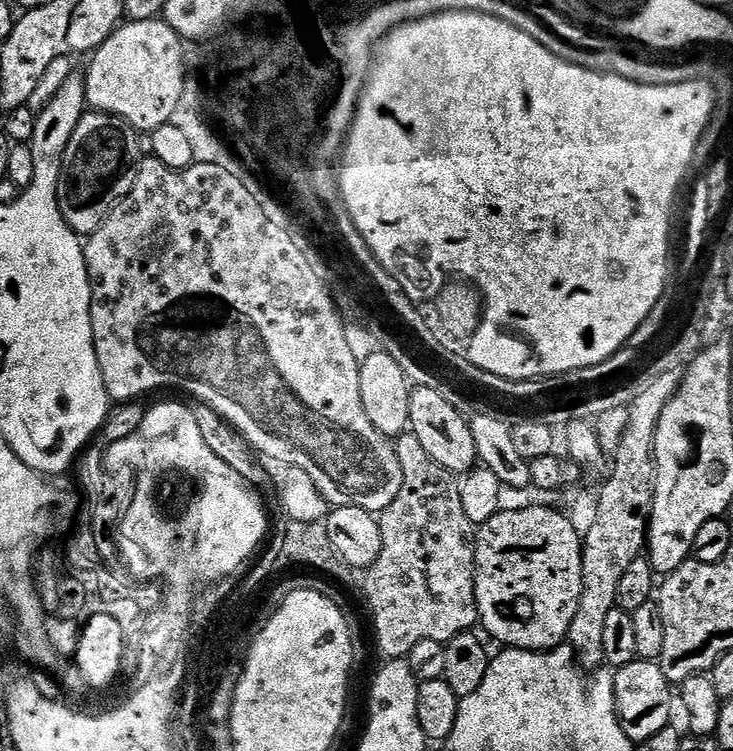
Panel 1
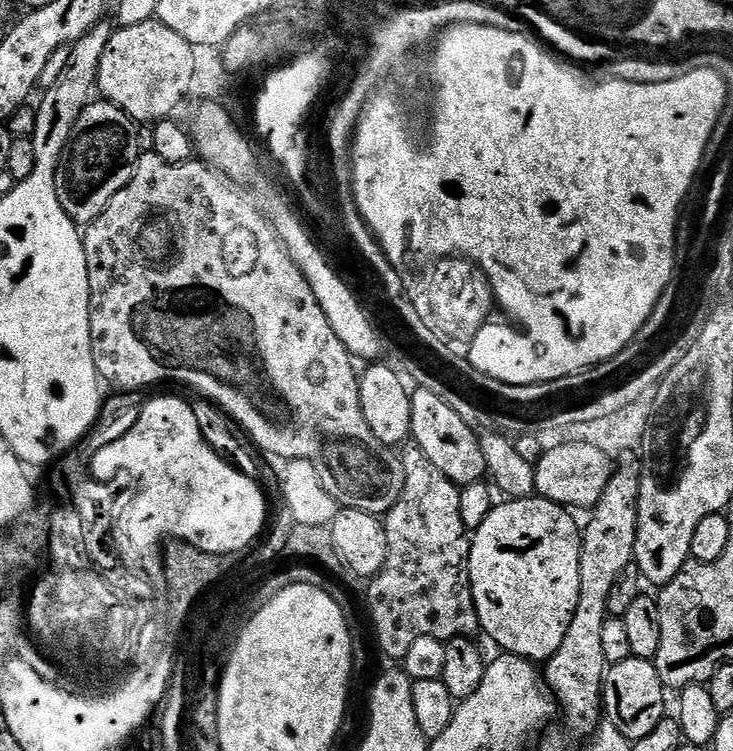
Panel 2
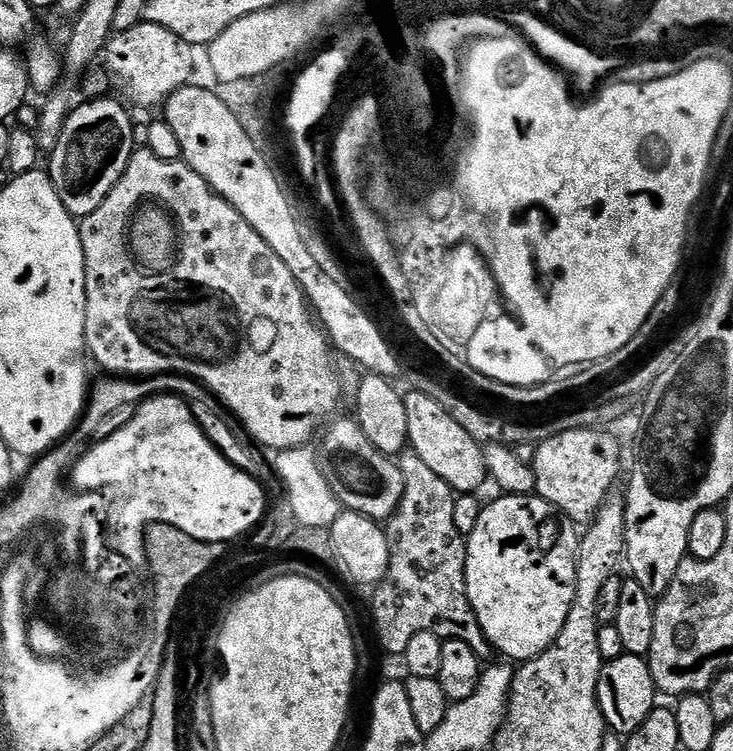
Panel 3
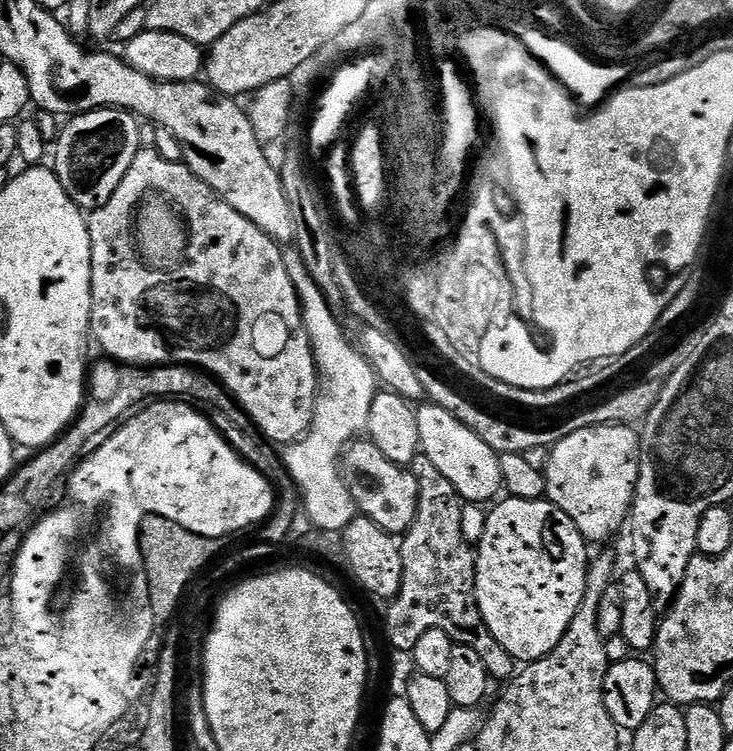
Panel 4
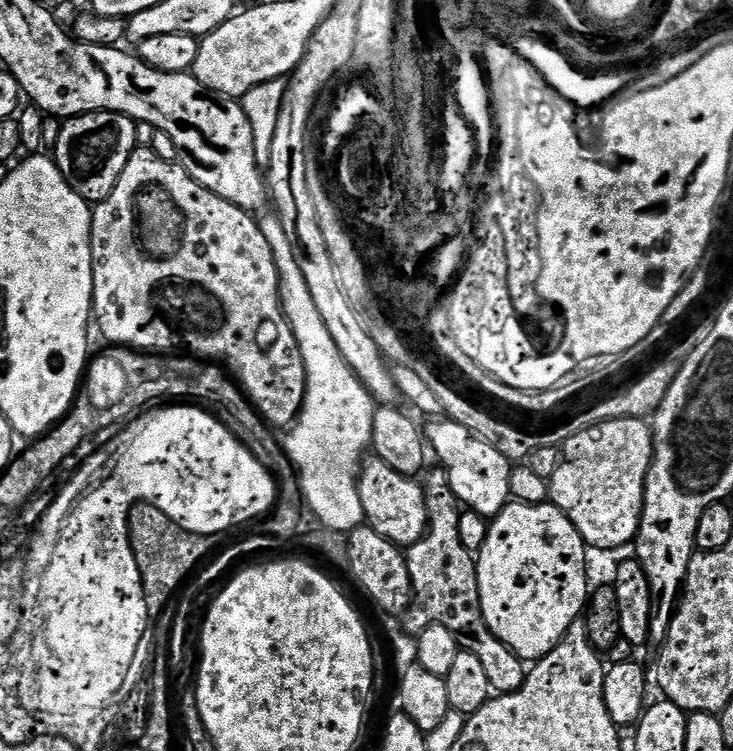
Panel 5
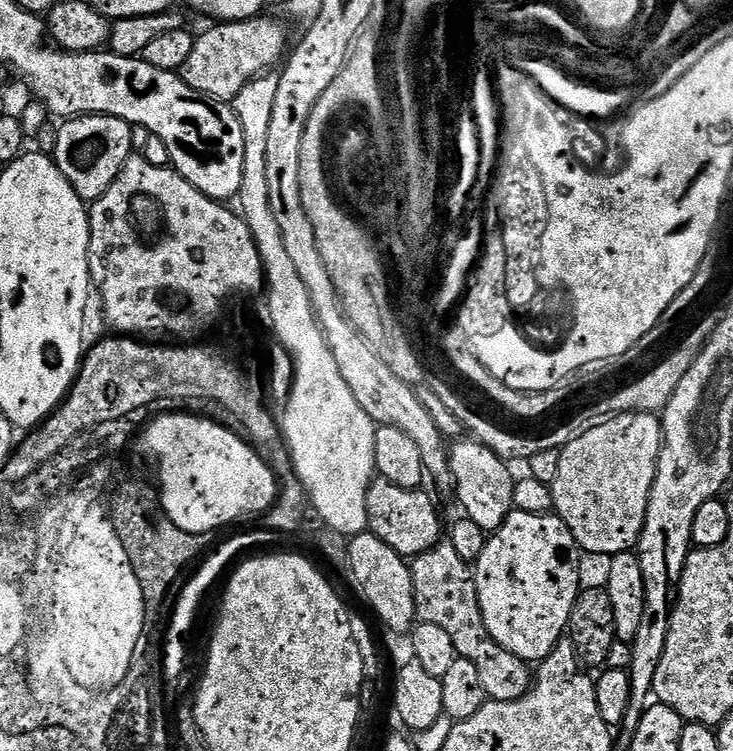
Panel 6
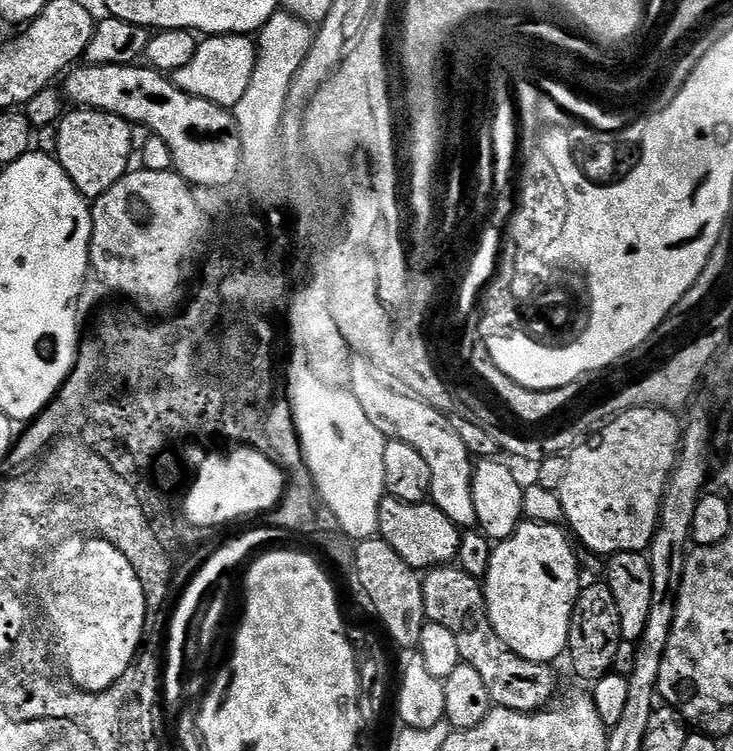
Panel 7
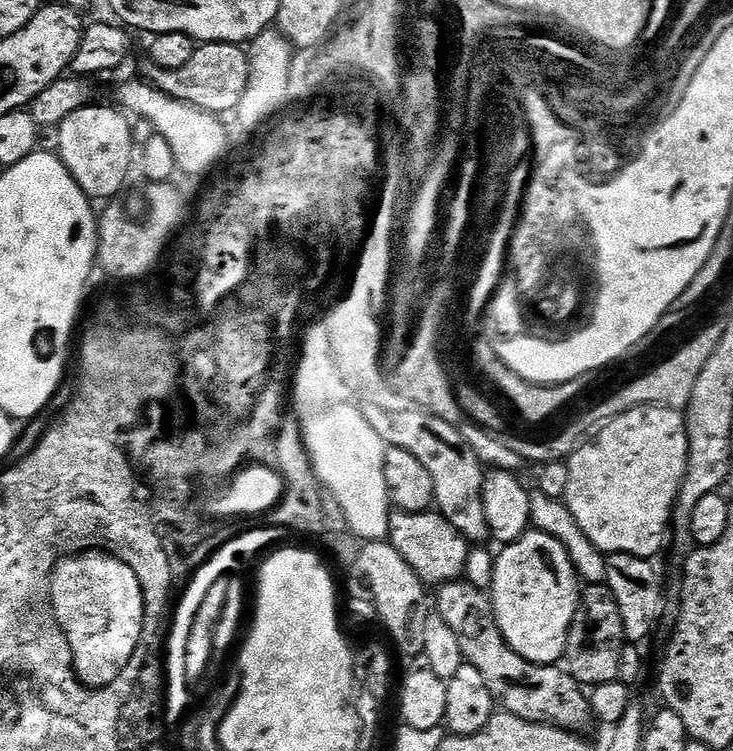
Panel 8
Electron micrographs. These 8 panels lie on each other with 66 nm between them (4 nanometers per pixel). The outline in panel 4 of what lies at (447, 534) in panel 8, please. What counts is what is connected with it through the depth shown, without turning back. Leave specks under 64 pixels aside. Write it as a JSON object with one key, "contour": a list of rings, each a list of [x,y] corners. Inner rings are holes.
{"contour":[[[364,438],[353,443],[350,448],[352,456],[345,455],[342,460],[342,475],[345,486],[349,488],[357,513],[369,516],[382,530],[393,534],[403,534],[414,522],[416,507],[420,497],[420,487],[415,476],[407,467],[390,462],[378,446]]]}

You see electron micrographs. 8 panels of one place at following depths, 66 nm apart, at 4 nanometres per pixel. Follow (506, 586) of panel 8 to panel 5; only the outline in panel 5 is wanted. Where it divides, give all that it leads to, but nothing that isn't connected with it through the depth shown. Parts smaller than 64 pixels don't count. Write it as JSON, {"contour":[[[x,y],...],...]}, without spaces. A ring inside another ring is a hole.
{"contour":[[[509,502],[500,513],[491,517],[485,544],[476,556],[480,605],[486,626],[521,660],[535,662],[550,654],[577,623],[590,595],[588,555],[589,549],[574,522],[551,502]]]}

